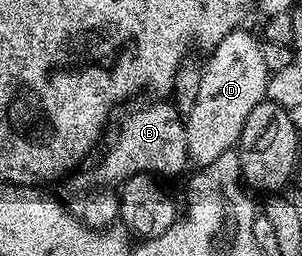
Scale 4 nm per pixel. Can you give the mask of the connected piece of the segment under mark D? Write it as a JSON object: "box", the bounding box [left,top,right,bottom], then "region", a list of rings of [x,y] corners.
{"box":[184,31,271,168],"region":[[[245,31],[227,34],[227,38],[208,53],[209,61],[197,80],[197,93],[193,96],[189,116],[187,112],[184,117],[188,163],[197,168],[215,162],[219,154],[234,151],[241,138],[243,122],[247,122],[247,114],[266,99],[271,74],[263,62],[262,41]]]}

